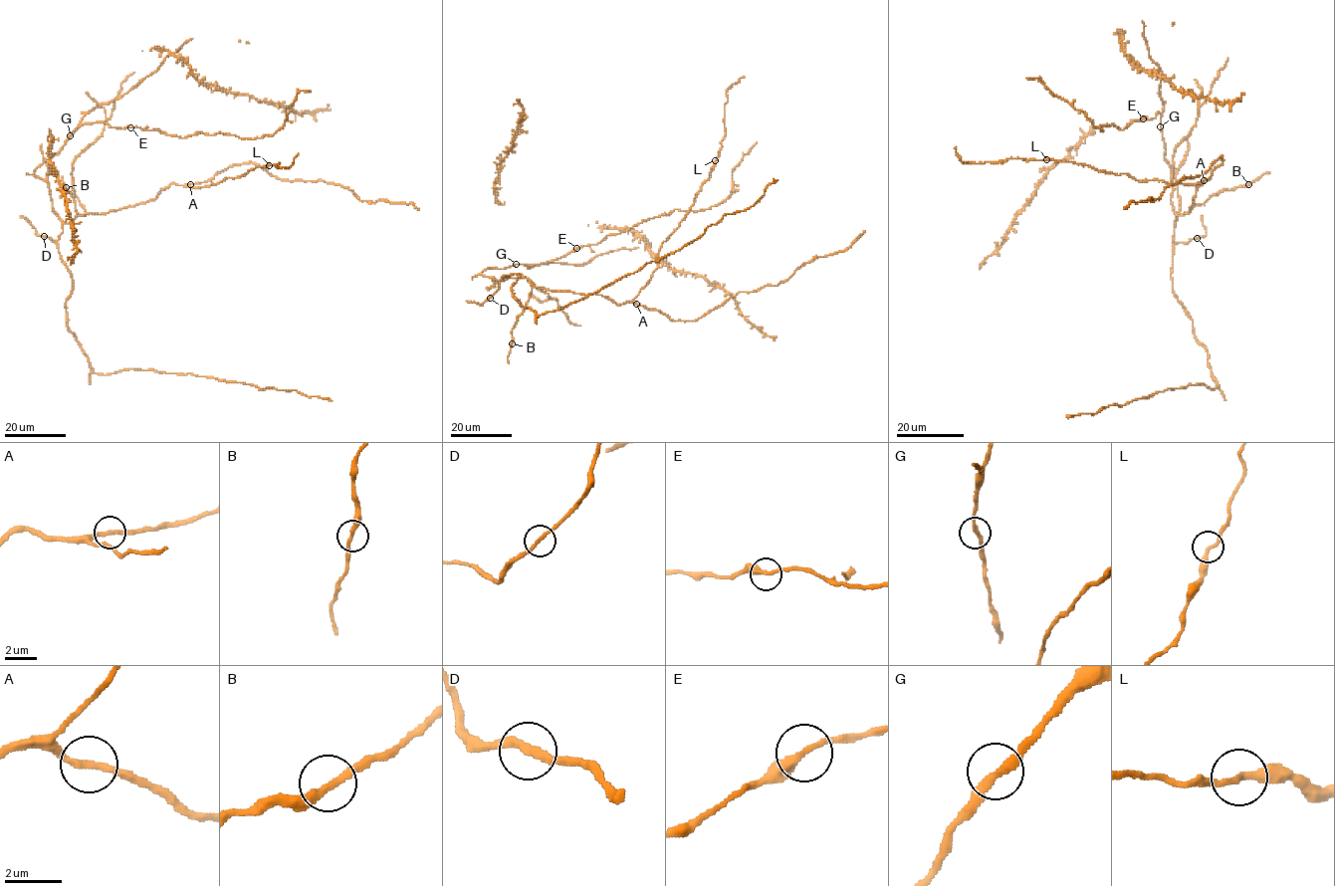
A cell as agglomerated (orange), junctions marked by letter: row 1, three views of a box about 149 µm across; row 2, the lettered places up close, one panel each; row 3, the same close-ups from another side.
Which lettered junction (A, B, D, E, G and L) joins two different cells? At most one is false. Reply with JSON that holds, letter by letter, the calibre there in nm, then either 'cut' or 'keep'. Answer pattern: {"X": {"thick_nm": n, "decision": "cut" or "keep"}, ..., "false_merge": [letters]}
{"A": {"thick_nm": 240, "decision": "keep"}, "B": {"thick_nm": 260, "decision": "keep"}, "D": {"thick_nm": 240, "decision": "keep"}, "E": {"thick_nm": 260, "decision": "keep"}, "G": {"thick_nm": 260, "decision": "keep"}, "L": {"thick_nm": 260, "decision": "keep"}, "false_merge": []}

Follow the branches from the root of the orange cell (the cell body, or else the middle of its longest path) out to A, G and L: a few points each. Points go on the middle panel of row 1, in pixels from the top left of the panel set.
A: (502, 281), (526, 278), (538, 288), (597, 294), (617, 304), (636, 304)
G: (502, 281), (480, 273), (489, 268), (505, 268), (516, 264)
L: (502, 281), (526, 278), (538, 288), (630, 301), (715, 160)

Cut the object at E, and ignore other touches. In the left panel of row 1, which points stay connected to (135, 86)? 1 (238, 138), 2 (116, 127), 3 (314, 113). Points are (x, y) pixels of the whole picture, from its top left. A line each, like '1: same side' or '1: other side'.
1: other side
2: same side
3: same side

